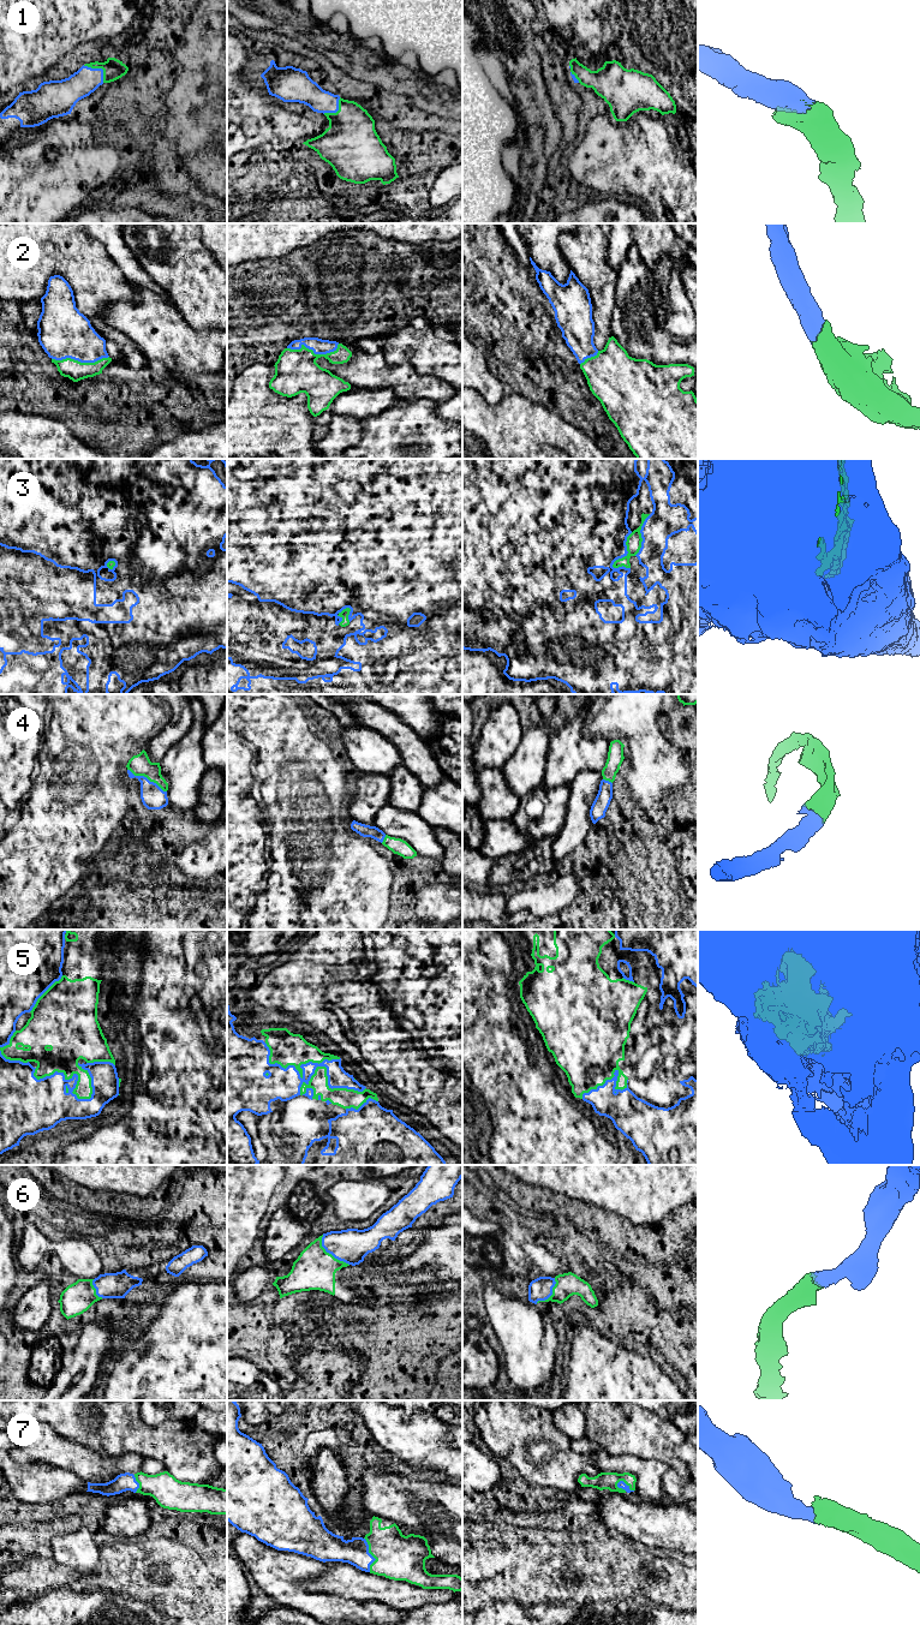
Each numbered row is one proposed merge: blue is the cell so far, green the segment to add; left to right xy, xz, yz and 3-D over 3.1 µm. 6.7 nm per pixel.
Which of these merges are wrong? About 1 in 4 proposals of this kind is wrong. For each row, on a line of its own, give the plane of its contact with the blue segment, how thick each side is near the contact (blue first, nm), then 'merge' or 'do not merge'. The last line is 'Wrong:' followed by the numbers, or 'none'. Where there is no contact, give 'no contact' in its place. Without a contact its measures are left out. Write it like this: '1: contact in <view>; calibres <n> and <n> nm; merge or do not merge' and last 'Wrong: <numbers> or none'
1: contact in xy; calibres 180 and 140 nm; merge
2: contact in xz; calibres 100 and 280 nm; merge
3: contact in yz; calibres 420 and 100 nm; merge
4: contact in xy; calibres 160 and 140 nm; merge
5: contact in xz; calibres 220 and 120 nm; merge
6: contact in xz; calibres 240 and 280 nm; merge
7: contact in xz; calibres 180 and 300 nm; merge
Wrong: none

